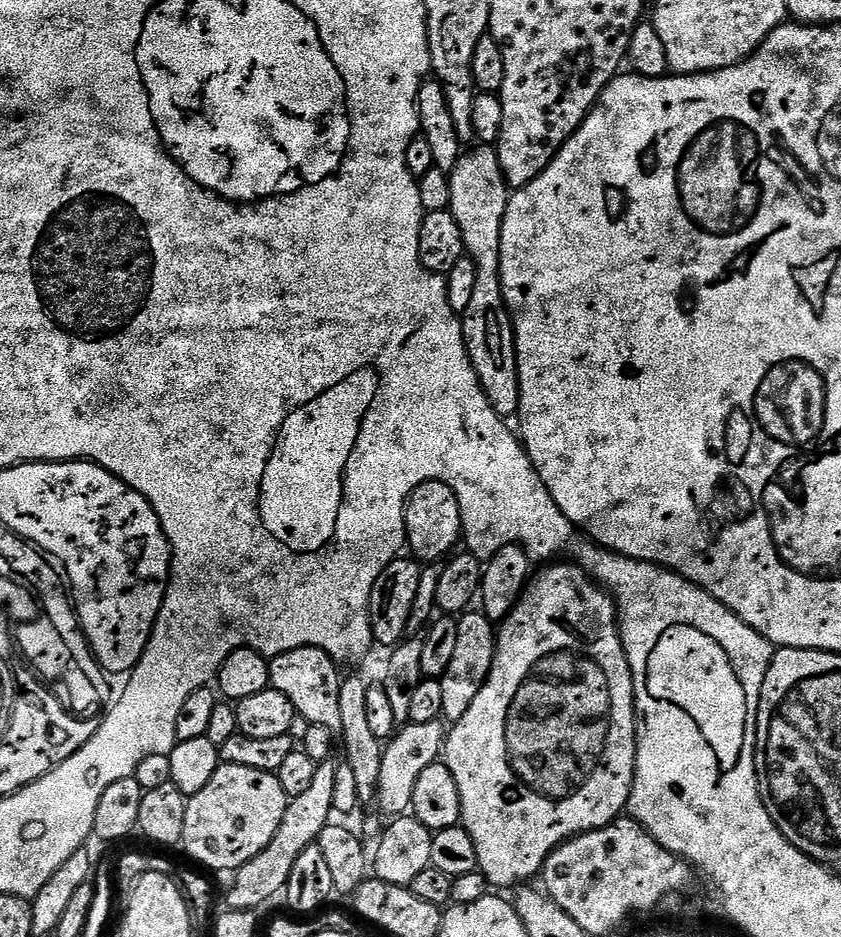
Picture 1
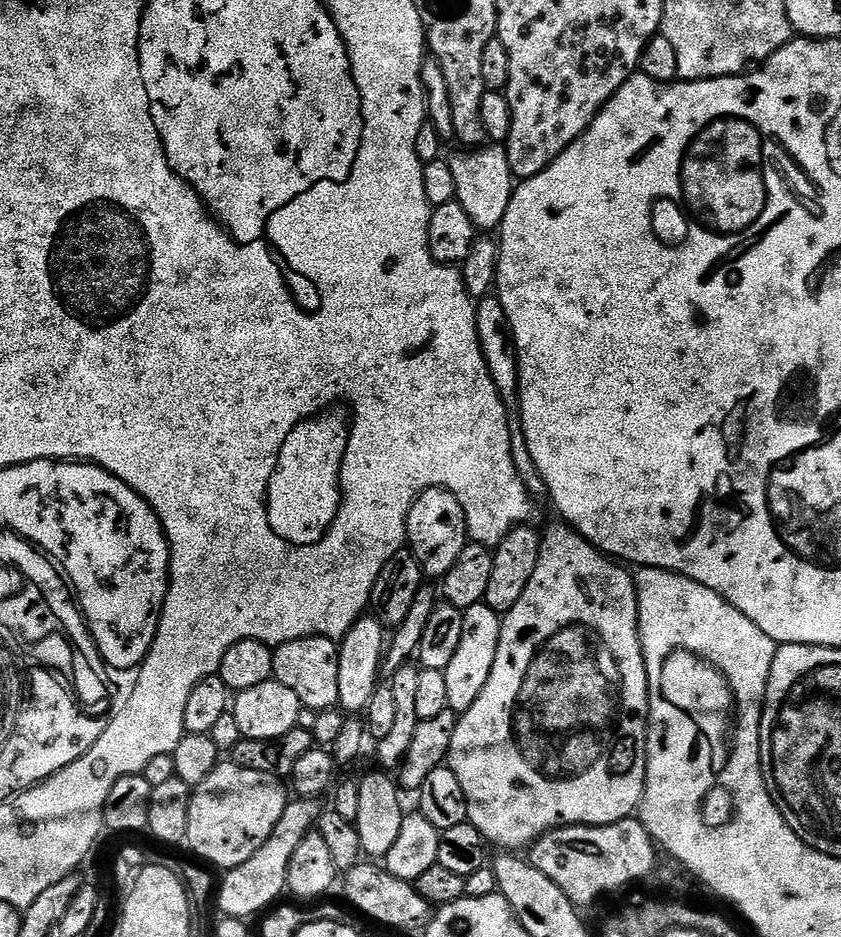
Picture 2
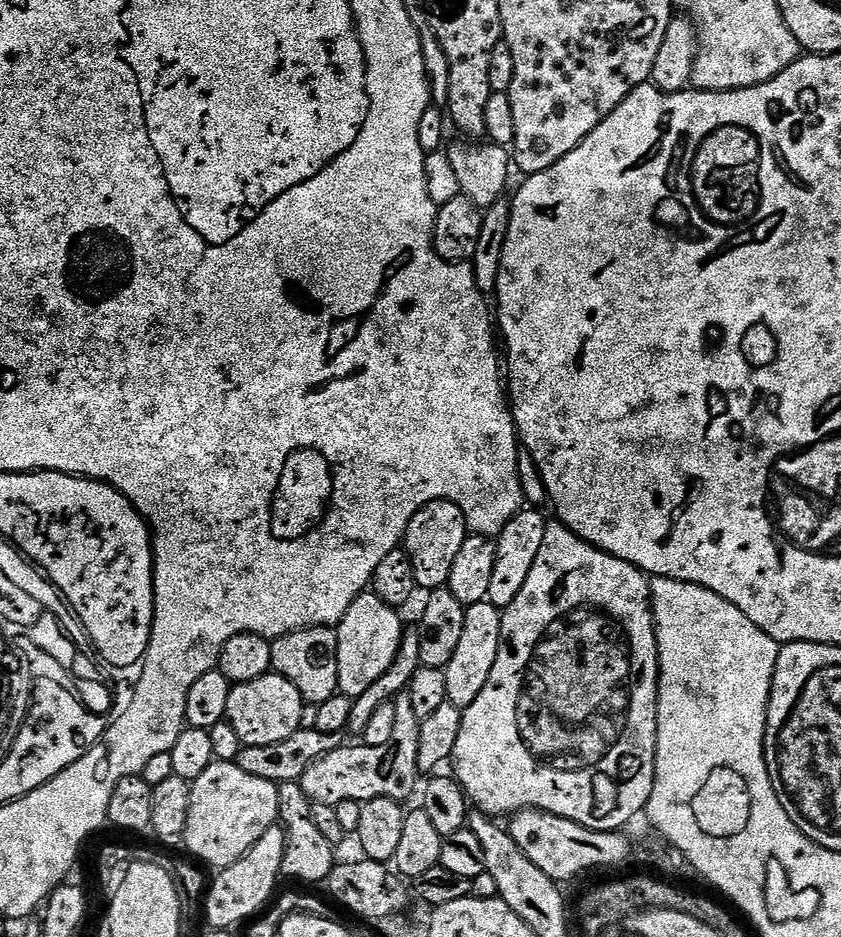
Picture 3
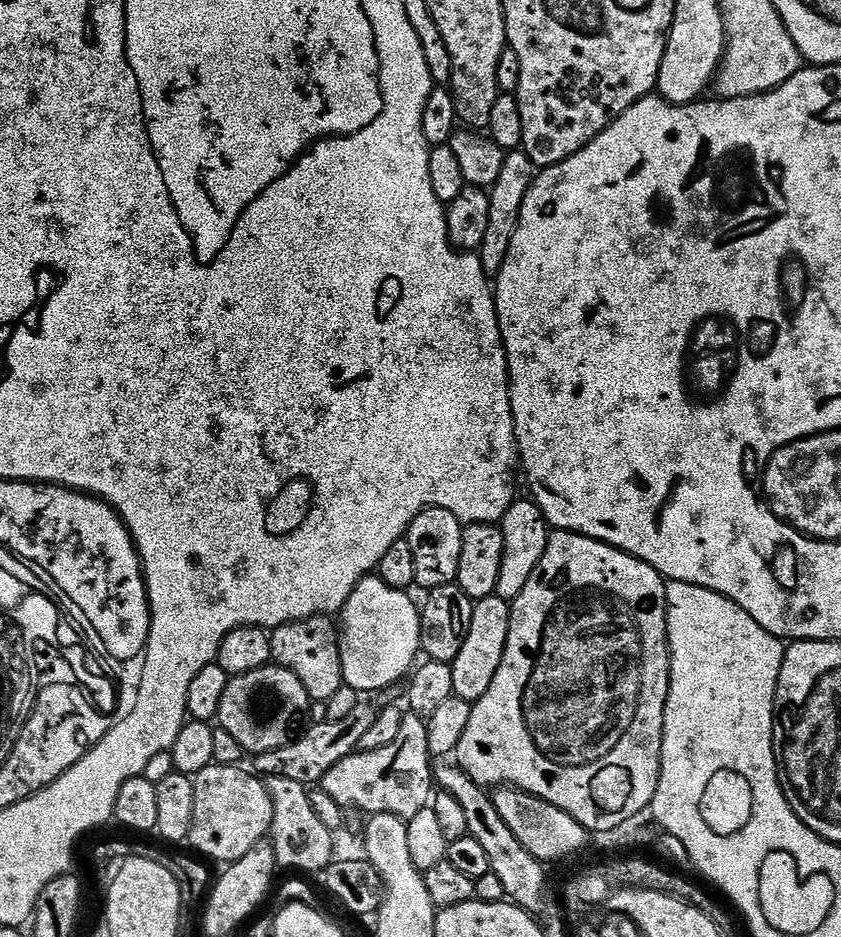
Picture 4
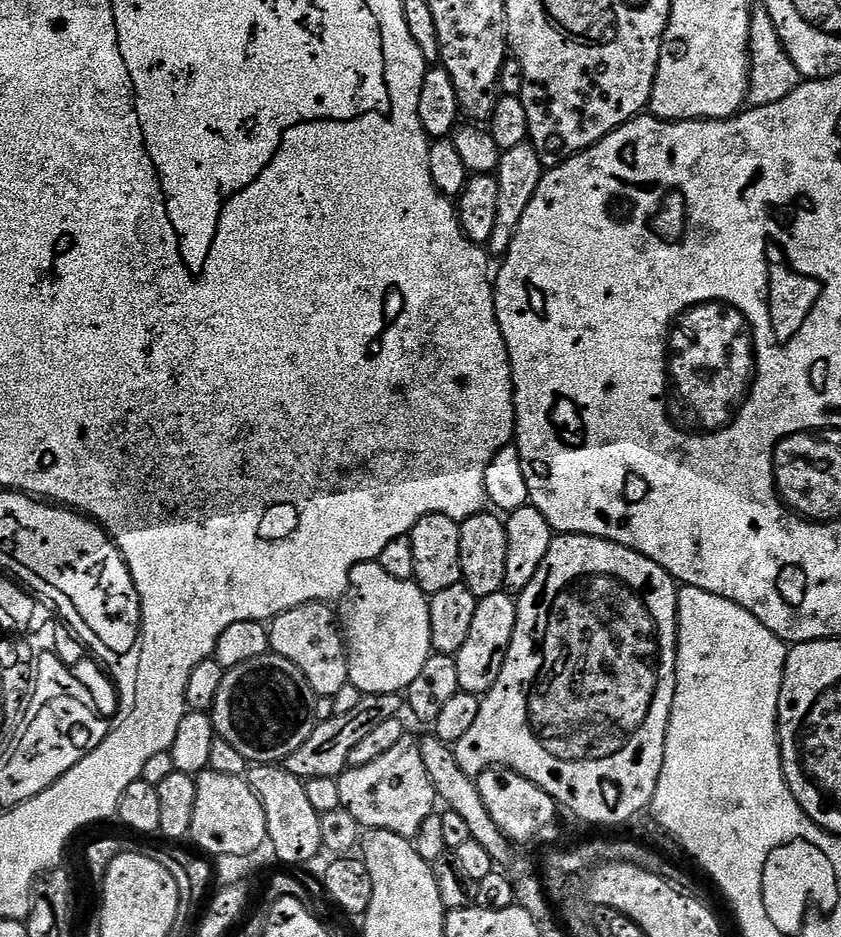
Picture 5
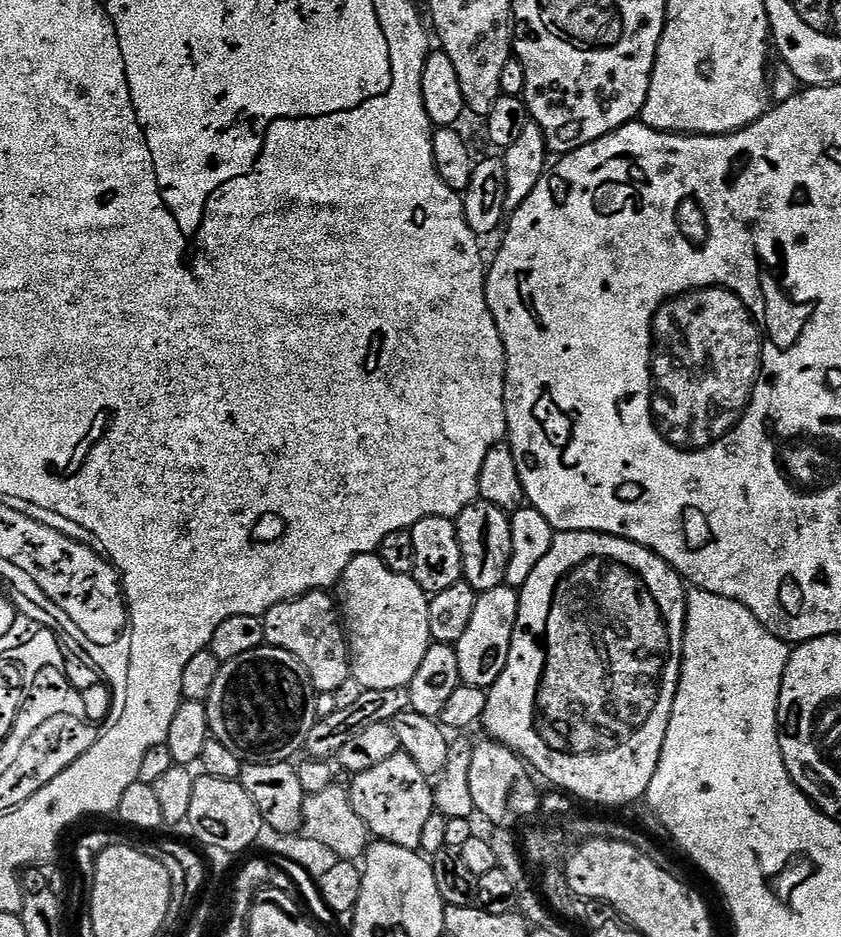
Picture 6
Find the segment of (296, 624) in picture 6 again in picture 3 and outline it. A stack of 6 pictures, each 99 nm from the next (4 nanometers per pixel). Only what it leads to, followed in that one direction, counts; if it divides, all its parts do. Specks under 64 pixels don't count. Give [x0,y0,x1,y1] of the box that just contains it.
[272,627,338,704]

